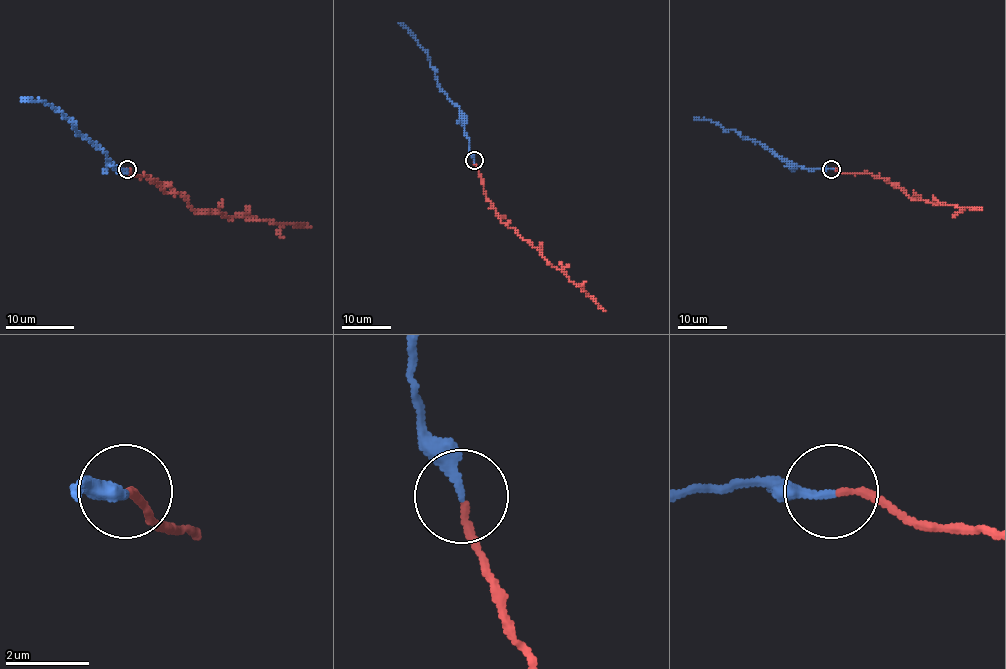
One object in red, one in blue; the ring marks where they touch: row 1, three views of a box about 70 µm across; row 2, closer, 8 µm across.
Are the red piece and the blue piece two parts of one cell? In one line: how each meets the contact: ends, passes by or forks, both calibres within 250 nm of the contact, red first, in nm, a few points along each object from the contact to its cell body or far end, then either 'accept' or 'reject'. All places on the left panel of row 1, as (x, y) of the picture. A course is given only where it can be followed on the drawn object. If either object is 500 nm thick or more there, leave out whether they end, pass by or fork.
red ends there; blue ends there; 180 nm thick on the red side, 200 nm on the other; red runs (128, 170), (138, 177), (145, 175), (167, 192), (180, 192), (196, 211), (310, 226); blue runs (128, 170), (114, 167), (107, 155), (51, 105), (22, 97); accept

